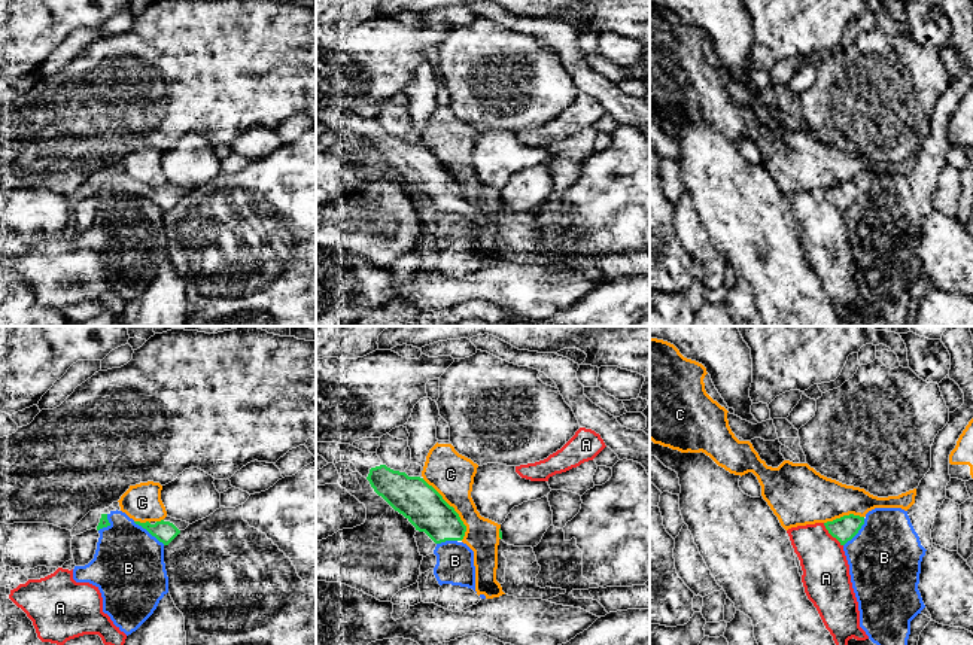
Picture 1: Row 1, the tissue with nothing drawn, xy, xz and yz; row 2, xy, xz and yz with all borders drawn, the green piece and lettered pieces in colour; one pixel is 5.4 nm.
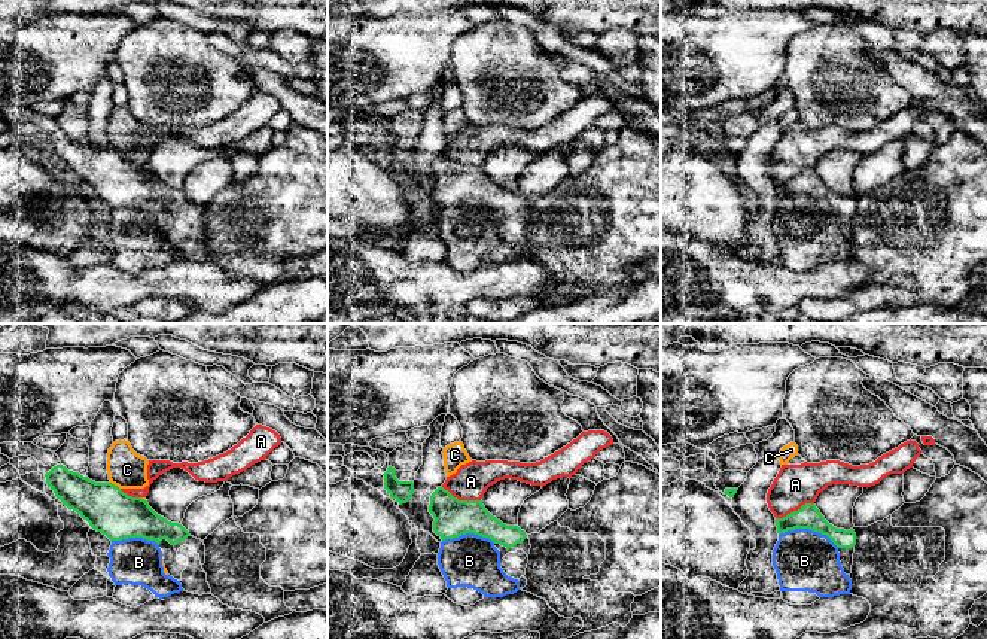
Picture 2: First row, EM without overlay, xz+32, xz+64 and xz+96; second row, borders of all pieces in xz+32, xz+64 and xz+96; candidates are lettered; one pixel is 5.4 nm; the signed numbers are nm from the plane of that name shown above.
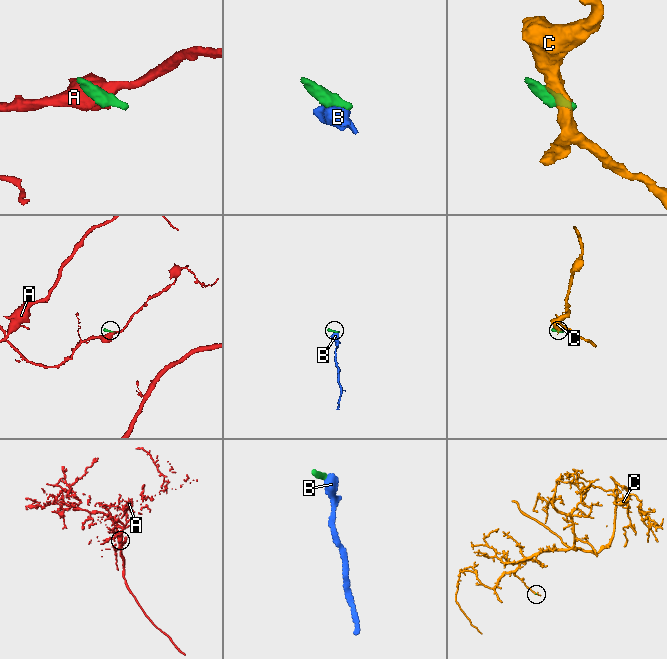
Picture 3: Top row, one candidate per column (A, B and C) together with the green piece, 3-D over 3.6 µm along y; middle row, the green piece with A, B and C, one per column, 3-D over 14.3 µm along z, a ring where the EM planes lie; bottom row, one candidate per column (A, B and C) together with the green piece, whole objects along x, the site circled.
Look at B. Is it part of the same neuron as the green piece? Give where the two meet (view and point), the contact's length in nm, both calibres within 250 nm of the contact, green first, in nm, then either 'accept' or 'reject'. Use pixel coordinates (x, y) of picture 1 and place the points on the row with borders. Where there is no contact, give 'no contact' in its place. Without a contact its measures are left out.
xy (149, 532) | 220 nm | 110/380 nm | reject

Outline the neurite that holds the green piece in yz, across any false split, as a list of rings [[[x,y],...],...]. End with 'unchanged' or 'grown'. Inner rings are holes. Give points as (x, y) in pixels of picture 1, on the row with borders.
[[[854,514],[824,523],[828,533],[836,538],[840,545],[845,545],[848,541],[851,541],[858,533],[863,524],[864,517]]]; unchanged

